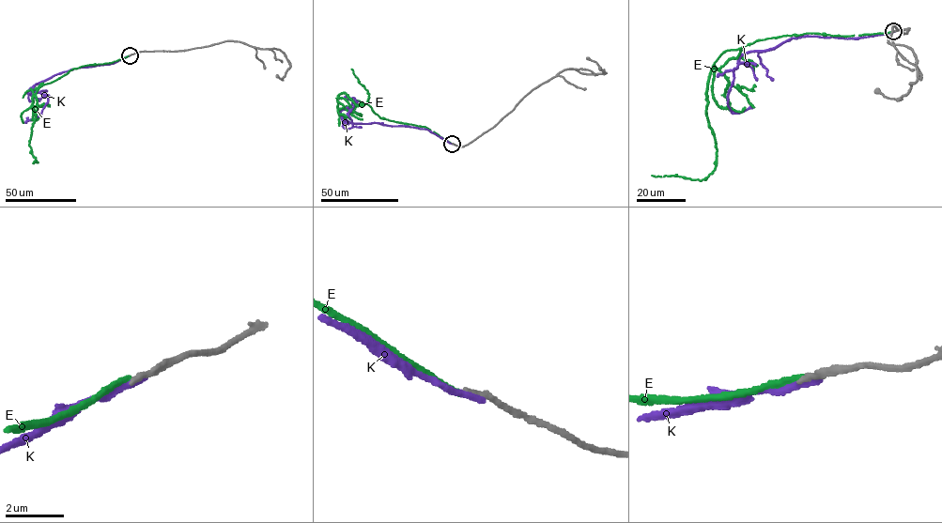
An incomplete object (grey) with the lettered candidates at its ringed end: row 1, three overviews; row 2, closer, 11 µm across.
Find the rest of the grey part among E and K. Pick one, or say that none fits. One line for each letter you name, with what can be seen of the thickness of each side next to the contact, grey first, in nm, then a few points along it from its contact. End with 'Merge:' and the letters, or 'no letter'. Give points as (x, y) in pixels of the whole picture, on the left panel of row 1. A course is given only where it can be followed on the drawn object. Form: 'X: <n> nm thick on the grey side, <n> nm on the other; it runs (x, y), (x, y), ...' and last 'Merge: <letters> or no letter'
Merge: no letter

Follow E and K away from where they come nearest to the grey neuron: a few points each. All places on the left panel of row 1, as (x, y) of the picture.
E: (129, 55), (111, 63), (73, 69), (40, 85), (36, 94), (36, 118), (29, 145), (38, 162), (33, 162)
K: (130, 55), (38, 83), (34, 90), (48, 97), (48, 102), (39, 115), (25, 122), (26, 117)

